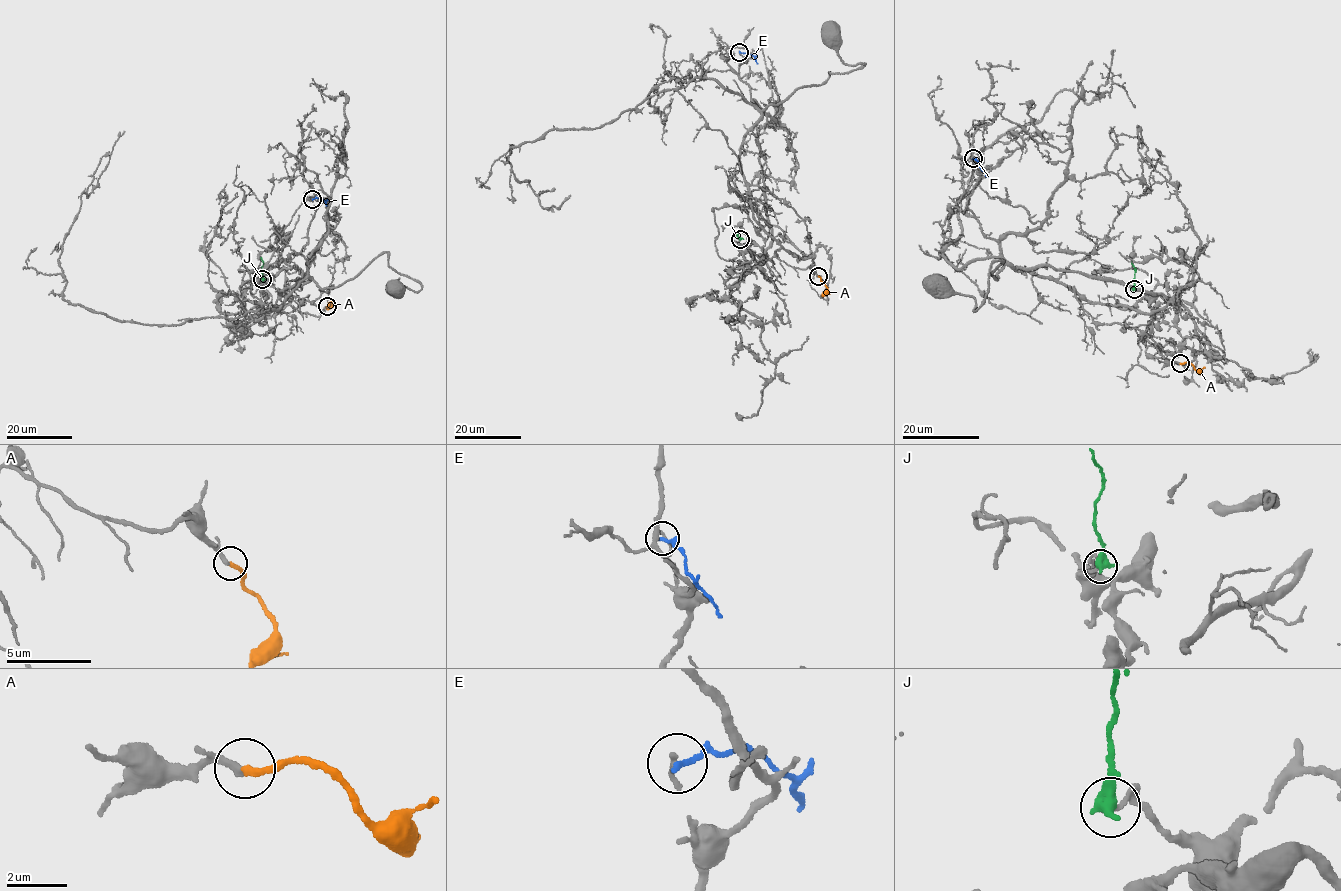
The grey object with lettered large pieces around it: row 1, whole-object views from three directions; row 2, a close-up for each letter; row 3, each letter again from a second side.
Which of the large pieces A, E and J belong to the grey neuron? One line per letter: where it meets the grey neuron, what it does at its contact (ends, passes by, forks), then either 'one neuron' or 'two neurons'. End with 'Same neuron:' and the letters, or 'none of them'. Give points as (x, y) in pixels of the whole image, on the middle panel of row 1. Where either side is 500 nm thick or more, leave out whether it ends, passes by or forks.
A: meets grey at (818, 276); it ends there; two neurons
E: meets grey at (739, 52); it ends there; two neurons
J: meets grey at (740, 239); two neurons
Same neuron: none of them

